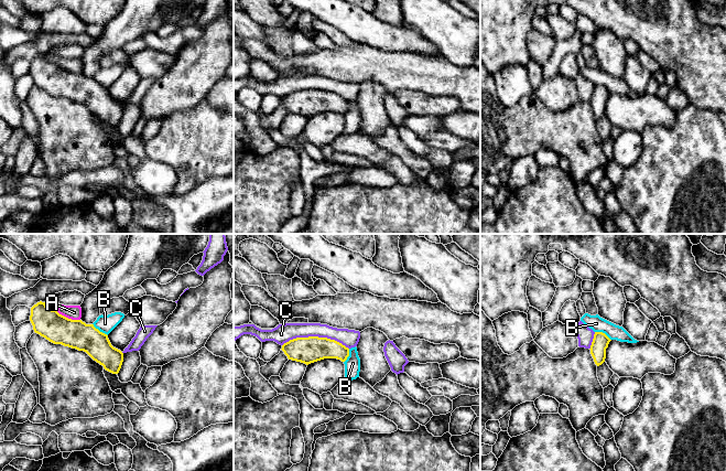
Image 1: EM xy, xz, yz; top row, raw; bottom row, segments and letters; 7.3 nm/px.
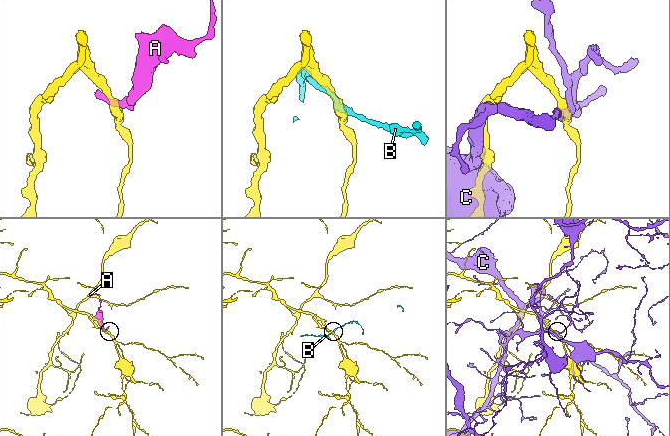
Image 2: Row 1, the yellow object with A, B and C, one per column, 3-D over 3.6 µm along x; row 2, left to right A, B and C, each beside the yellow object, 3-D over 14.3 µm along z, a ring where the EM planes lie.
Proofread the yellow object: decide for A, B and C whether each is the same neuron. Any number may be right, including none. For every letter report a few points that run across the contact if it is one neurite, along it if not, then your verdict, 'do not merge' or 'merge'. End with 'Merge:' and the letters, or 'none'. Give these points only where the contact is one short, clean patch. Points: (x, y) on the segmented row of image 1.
A: merge
B: xy (93, 323), (107, 335) | do not merge
C: do not merge
Merge: A

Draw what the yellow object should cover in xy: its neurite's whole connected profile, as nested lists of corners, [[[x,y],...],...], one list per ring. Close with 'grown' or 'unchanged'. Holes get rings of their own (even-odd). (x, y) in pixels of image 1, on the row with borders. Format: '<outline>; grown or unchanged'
[[[42,301],[31,308],[30,321],[34,332],[50,342],[84,351],[106,371],[112,374],[119,373],[123,353],[113,347],[108,335],[94,324],[68,319],[56,310],[47,308]]]; unchanged

